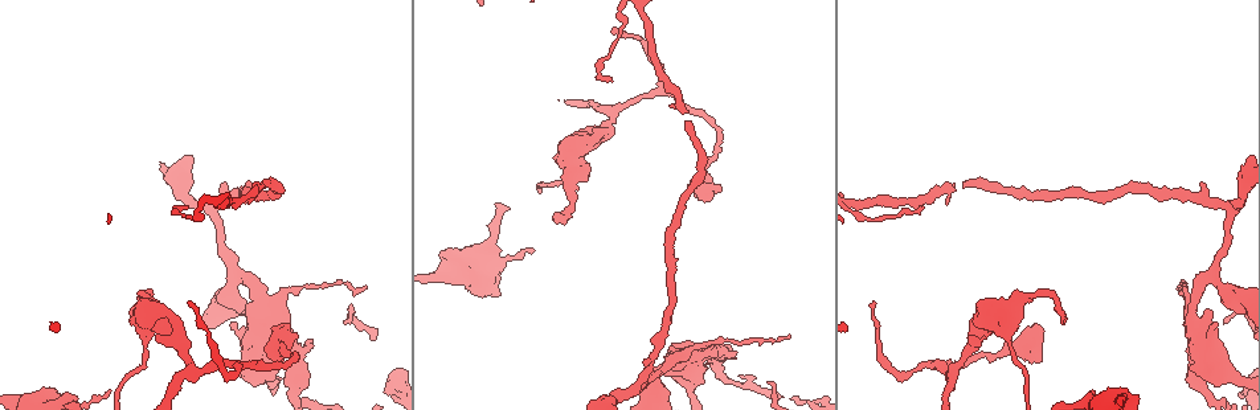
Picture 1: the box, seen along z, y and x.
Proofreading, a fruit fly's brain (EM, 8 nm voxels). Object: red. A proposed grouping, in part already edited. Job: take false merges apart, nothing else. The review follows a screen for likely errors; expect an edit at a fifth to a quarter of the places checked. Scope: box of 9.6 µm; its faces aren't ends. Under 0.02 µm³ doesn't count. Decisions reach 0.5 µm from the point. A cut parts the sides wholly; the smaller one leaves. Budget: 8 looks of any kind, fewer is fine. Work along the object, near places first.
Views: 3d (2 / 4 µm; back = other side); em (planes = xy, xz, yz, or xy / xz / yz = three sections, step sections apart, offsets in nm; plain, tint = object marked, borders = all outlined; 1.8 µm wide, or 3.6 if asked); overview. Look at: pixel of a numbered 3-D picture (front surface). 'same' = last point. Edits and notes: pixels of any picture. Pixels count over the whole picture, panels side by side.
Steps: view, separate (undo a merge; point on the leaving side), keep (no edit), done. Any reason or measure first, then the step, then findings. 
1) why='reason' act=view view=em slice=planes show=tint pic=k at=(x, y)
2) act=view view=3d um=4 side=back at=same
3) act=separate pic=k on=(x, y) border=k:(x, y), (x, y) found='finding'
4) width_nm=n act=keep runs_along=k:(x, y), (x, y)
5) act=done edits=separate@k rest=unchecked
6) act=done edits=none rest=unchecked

why='sudden change in width' act=view view=em slice=planes show=tint pic=1 at=(146, 347)

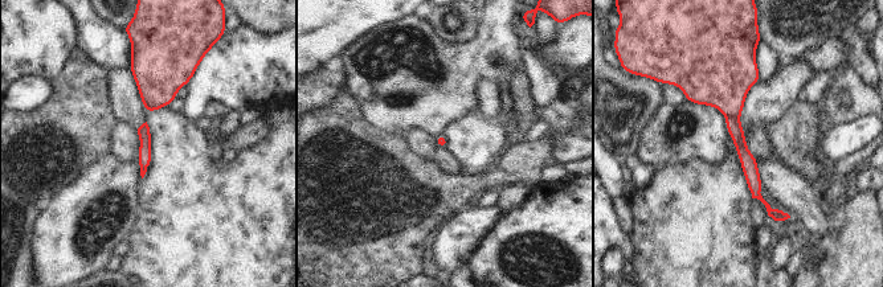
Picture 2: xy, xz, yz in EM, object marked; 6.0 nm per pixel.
act=separate pic=2 on=(734, 126) part_leaving=2:(730, 121), (755, 192), (775, 214) found='a second neuron is stuck on'

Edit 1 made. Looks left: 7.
why='see it whole again' act=view view=overview

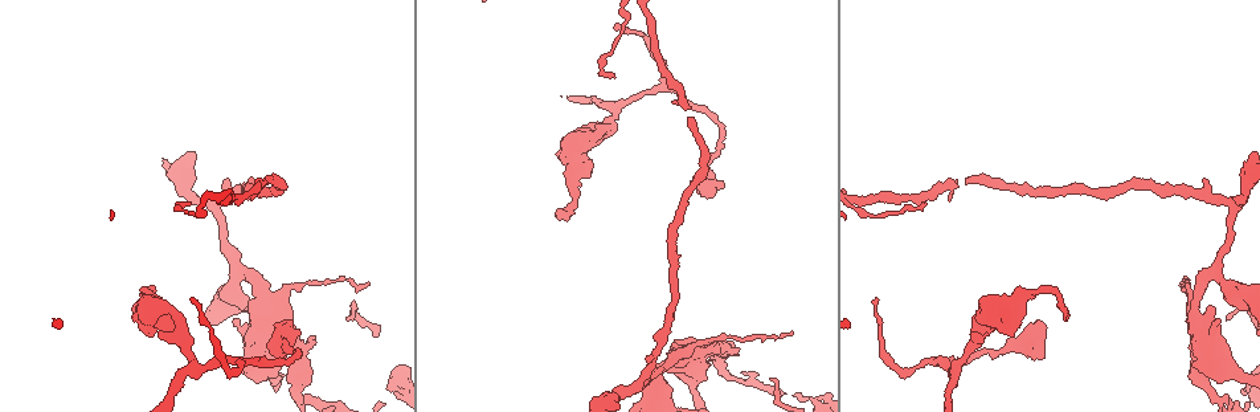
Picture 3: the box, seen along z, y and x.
act=view view=em slice=planes show=tint pic=3 at=(666, 88)

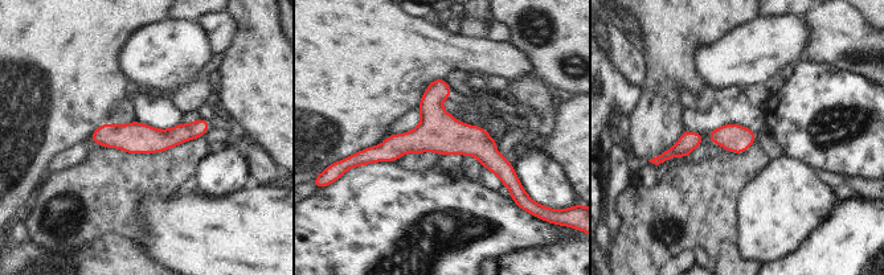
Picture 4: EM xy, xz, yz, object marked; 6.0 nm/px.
act=keep found='continuous, no second neuron'

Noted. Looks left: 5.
why='sharp bend' act=view view=em um=3.6 slice=planes show=tint pic=3 at=(236, 274)

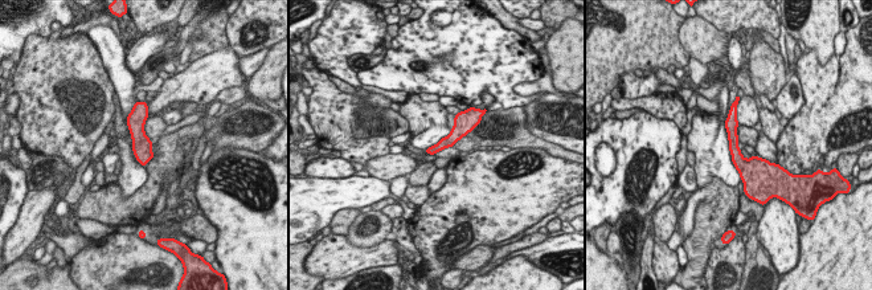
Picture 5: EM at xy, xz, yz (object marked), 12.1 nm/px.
width_nm=130 act=keep runs_along=5:(732, 113), (736, 155), (762, 171) found='continuous, no second neuron'

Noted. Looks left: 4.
act=done edits=separate@2 rest=unchecked

